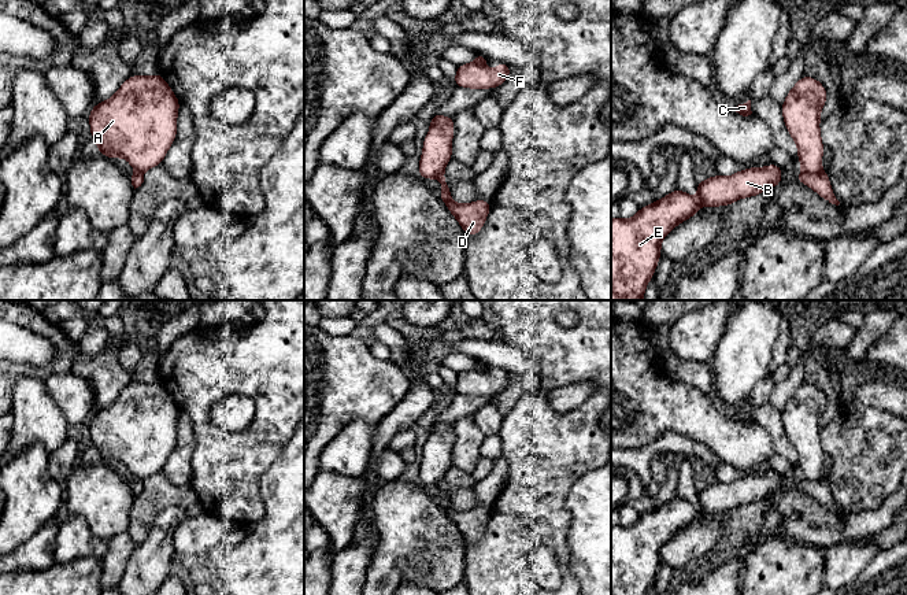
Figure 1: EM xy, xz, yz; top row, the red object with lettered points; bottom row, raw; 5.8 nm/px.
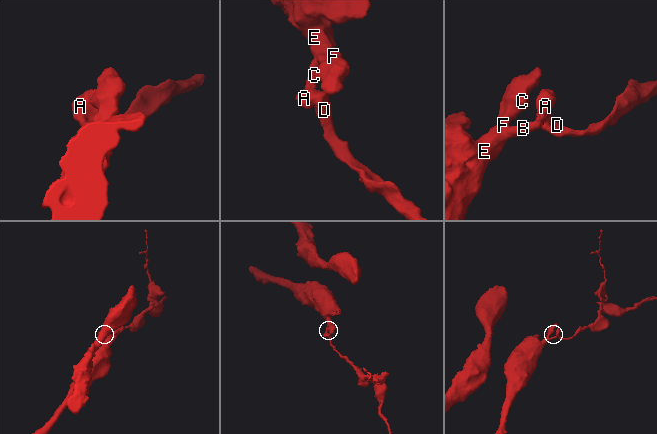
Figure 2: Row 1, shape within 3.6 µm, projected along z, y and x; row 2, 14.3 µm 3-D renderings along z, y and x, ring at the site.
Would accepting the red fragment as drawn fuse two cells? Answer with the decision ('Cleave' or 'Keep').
Cleave

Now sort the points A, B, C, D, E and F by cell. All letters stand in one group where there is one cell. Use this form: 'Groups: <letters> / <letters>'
Groups: A B C E F / D

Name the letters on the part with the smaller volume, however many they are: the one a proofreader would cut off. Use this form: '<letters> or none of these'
D

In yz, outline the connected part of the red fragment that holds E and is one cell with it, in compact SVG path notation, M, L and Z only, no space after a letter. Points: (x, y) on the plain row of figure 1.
M771 470L766 474L748 474L730 484L712 483L699 488L695 507L689 500L674 496L659 509L638 515L632 526L611 525L611 595L647 595L662 562L660 548L681 529L697 522L700 513L710 515L730 513L738 506L762 502L770 494L781 492L782 476Z

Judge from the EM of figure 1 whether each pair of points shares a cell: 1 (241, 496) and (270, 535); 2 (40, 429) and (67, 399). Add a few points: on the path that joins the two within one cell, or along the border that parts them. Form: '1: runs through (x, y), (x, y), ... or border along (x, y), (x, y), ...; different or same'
1: border along (259, 487), (263, 516), (245, 527); different
2: border along (43, 380), (47, 394), (69, 425); different

